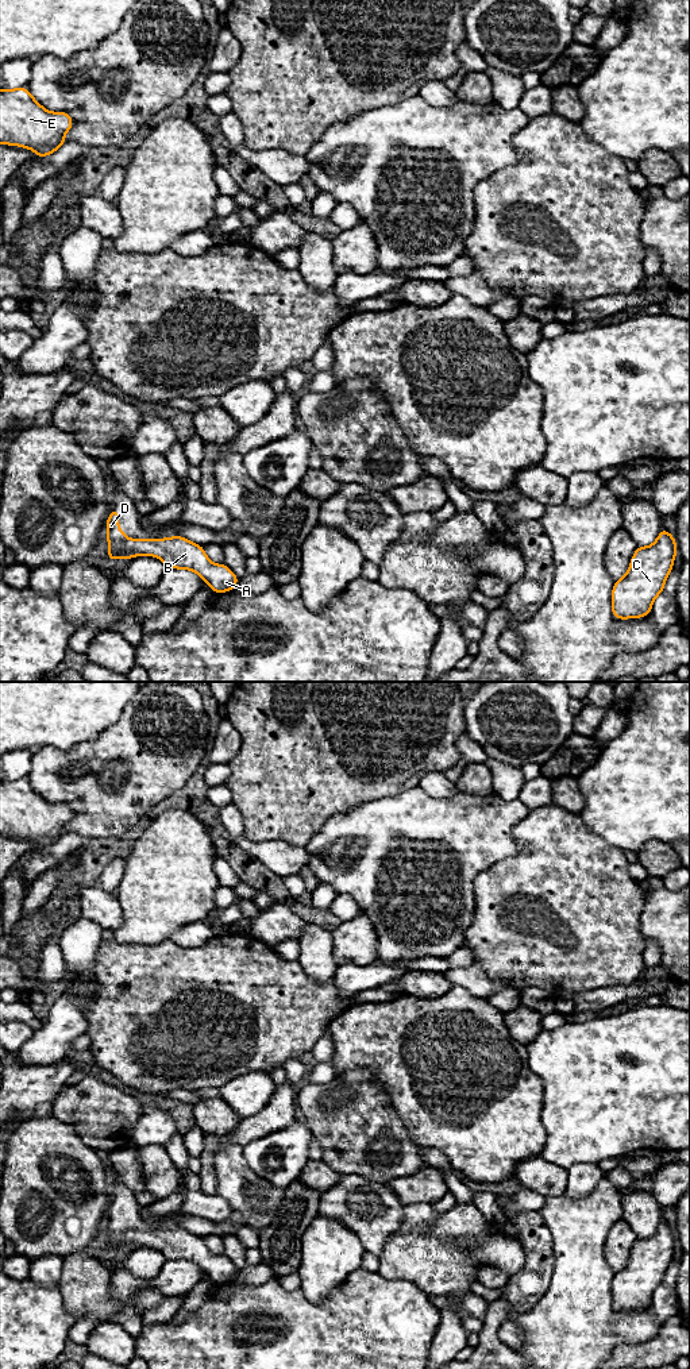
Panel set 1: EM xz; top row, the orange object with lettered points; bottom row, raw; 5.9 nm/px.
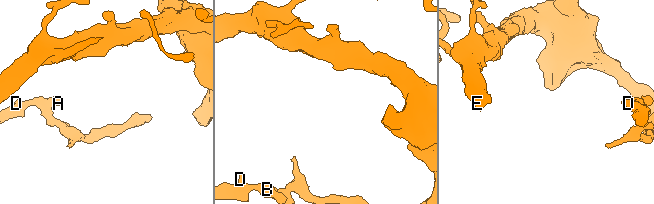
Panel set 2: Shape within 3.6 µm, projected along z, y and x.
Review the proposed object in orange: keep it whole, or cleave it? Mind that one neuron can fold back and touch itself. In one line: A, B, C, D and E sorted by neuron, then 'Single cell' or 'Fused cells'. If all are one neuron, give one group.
Groups: A B C D E. Single cell

